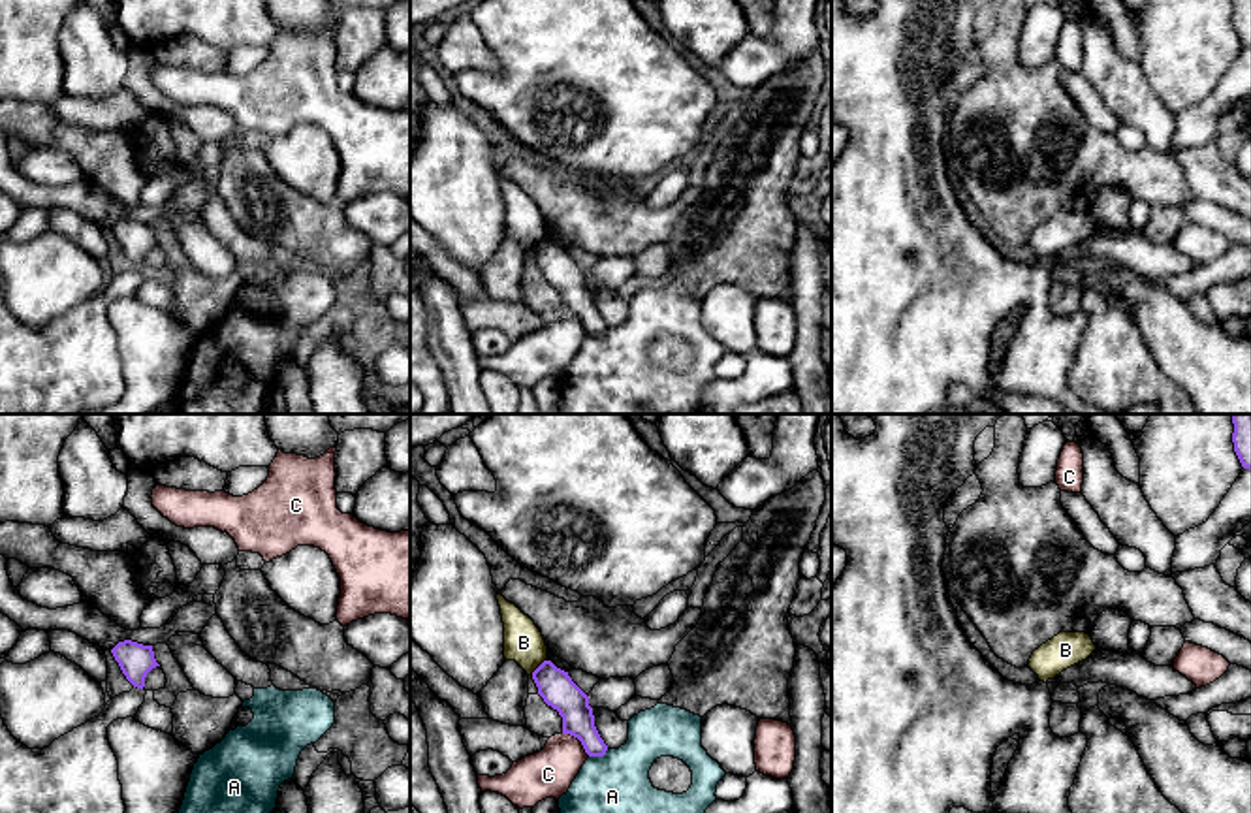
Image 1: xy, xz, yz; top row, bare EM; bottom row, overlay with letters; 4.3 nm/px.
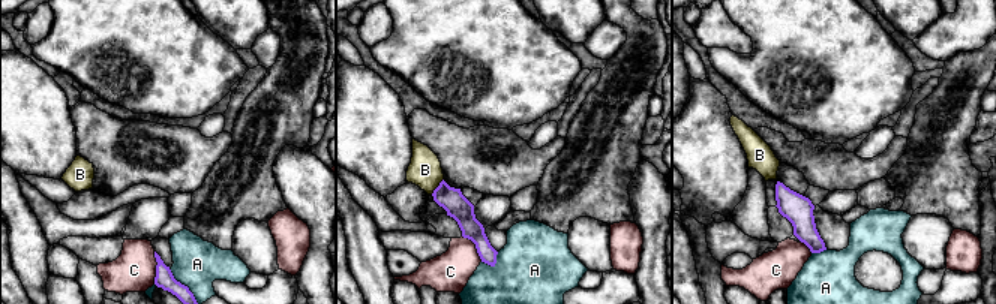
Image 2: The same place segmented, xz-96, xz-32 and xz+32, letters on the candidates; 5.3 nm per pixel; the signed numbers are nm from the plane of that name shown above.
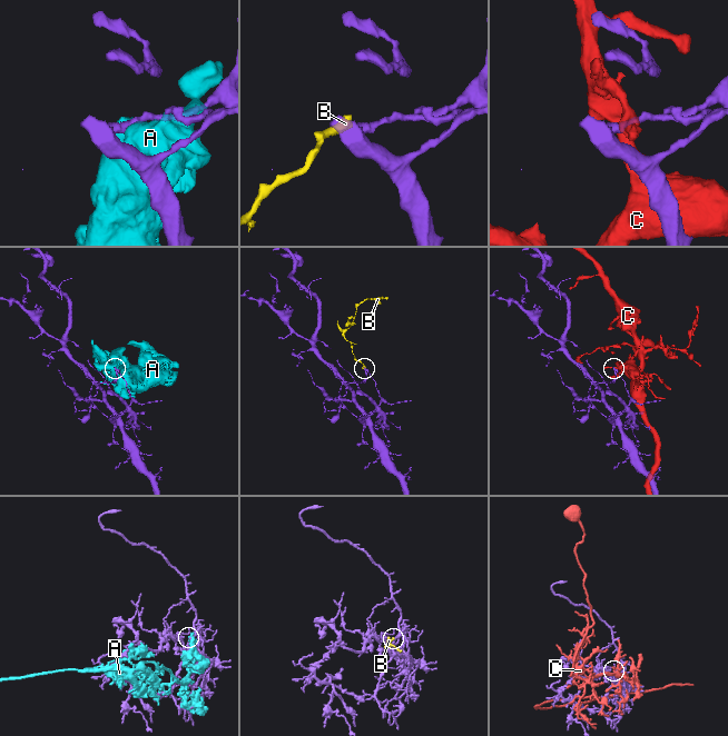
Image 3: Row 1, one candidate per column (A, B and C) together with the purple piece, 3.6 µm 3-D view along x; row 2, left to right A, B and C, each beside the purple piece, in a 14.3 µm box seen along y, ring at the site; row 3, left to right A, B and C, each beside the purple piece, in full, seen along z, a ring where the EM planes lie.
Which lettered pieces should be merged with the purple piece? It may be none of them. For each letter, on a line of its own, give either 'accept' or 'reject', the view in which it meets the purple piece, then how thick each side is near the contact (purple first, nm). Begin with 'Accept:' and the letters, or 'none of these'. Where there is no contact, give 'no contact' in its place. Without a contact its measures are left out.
Accept: none of these
A: reject; meets purple in xz; 140 nm thick on the purple side, 260 nm on the other
B: reject; meets purple in xz; 150 nm thick on the purple side, 170 nm on the other
C: reject; meets purple in xz; 150 nm thick on the purple side, 200 nm on the other

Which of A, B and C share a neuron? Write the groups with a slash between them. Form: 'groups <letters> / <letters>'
groups A / B / C

